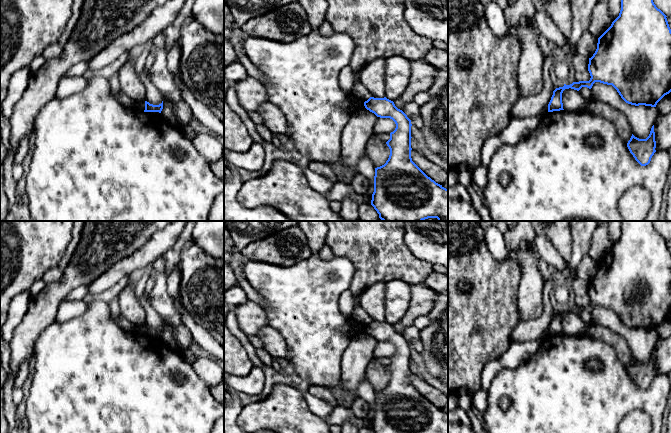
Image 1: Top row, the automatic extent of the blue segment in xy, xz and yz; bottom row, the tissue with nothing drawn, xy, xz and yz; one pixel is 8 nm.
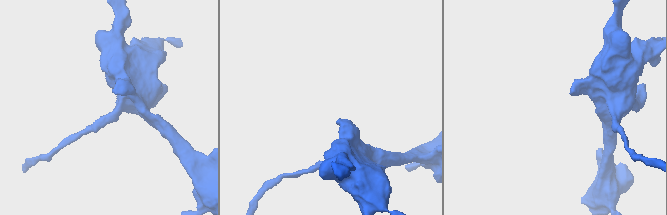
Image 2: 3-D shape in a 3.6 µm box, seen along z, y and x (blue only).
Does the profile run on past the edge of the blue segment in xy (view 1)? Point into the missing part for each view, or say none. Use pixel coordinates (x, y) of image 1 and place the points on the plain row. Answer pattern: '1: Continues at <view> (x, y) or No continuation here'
1: No continuation here

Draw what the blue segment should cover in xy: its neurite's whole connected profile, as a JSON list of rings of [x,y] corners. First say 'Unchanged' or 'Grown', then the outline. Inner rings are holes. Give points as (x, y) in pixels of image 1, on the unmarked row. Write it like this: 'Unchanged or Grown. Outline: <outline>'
Unchanged. Outline: [[[145,325],[144,336],[159,336],[159,337],[161,337],[162,333],[163,333],[163,325],[159,329],[153,329],[153,328],[150,328],[149,326]]]

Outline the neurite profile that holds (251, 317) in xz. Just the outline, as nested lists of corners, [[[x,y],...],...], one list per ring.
[[[253,301],[235,307],[235,311],[238,324],[247,335],[257,336],[262,328],[268,326],[266,310]]]

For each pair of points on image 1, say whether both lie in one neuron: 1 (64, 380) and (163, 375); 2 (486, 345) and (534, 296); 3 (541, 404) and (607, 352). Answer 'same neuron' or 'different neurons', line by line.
1: same neuron
2: different neurons
3: same neuron

